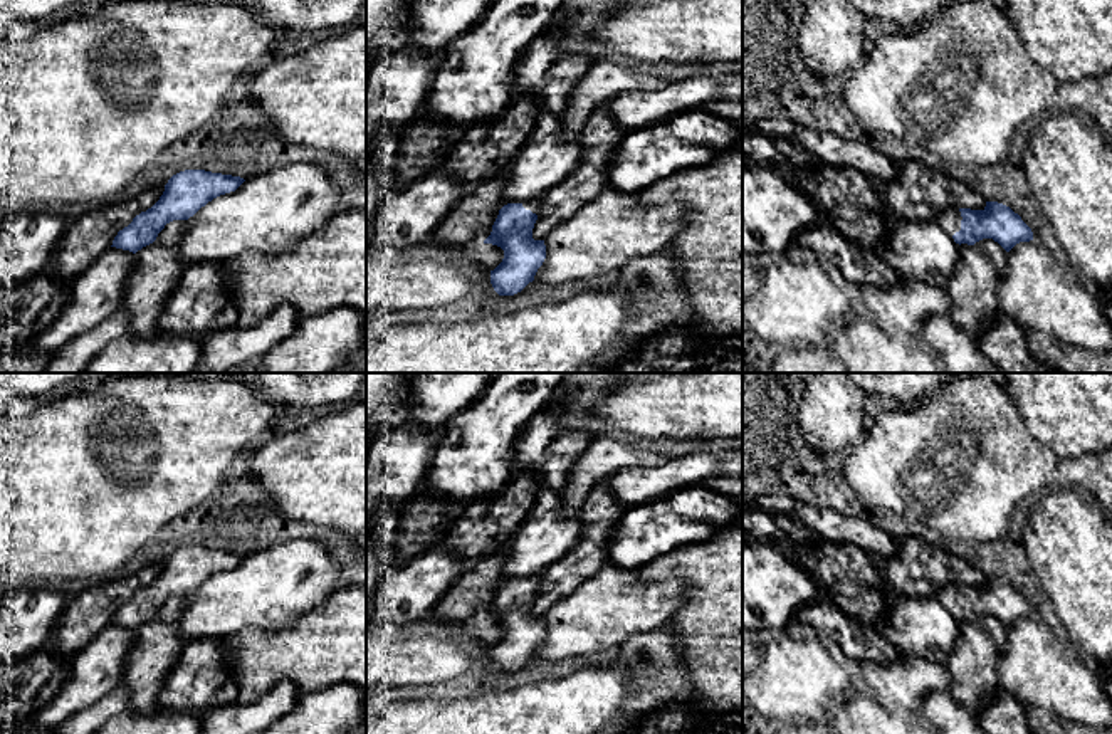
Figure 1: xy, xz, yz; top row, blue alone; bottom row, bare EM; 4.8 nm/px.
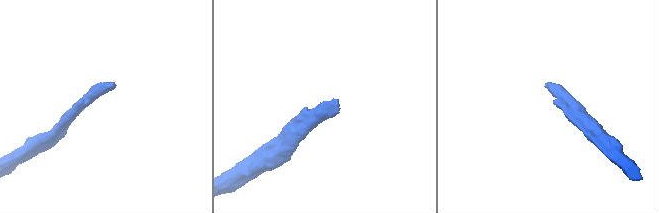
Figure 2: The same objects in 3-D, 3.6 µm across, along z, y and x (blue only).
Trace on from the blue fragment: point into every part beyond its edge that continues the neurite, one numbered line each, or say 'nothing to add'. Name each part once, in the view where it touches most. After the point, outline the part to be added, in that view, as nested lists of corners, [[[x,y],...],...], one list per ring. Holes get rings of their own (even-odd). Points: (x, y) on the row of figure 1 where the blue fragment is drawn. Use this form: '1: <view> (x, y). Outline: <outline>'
1: yz (949, 220). Outline: [[[952,207],[949,210],[944,210],[937,215],[936,223],[949,235],[952,237],[956,232],[961,230],[961,212],[959,208]]]

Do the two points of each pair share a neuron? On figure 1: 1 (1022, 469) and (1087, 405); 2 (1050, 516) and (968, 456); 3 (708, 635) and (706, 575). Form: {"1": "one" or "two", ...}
{"1": "two", "2": "two", "3": "one"}

